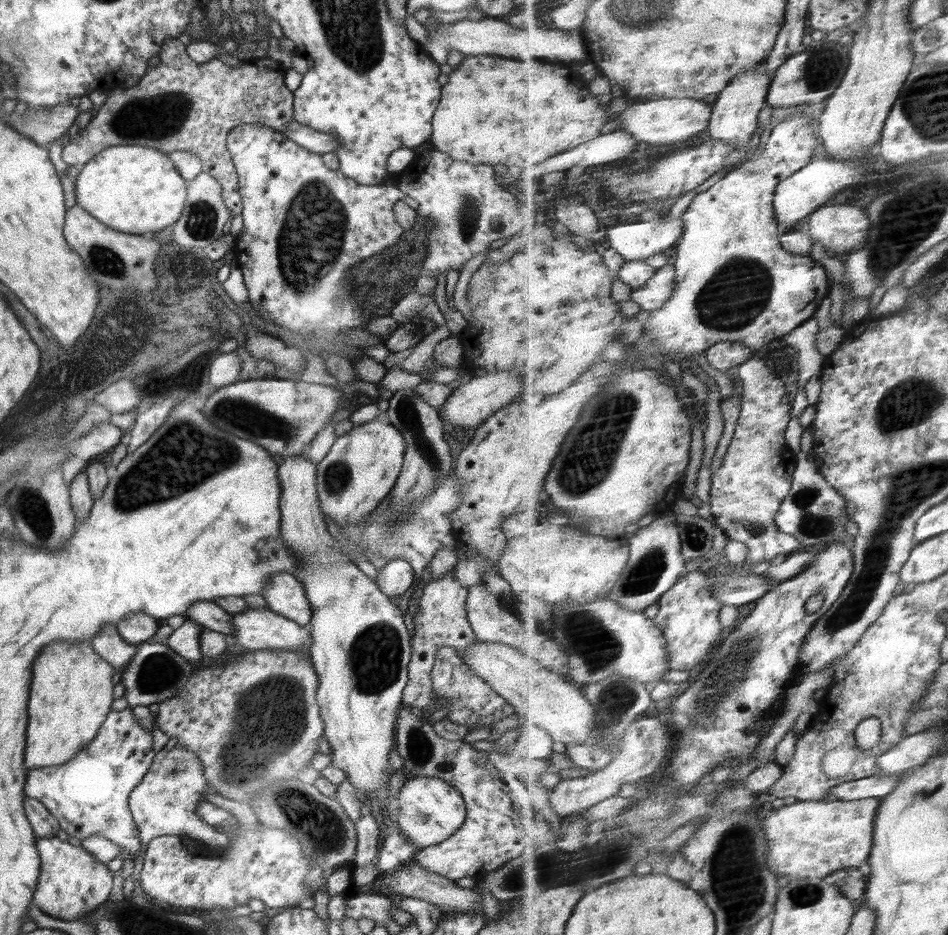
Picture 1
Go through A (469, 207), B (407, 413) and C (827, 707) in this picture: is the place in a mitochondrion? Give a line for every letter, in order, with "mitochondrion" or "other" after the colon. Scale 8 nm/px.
A: mitochondrion
B: mitochondrion
C: other

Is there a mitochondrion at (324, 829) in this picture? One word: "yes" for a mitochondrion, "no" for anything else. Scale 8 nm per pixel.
yes

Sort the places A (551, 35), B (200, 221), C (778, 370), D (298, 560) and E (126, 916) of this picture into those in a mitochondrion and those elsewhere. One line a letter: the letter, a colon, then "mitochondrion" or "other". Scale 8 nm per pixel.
A: other
B: mitochondrion
C: other
D: other
E: other

